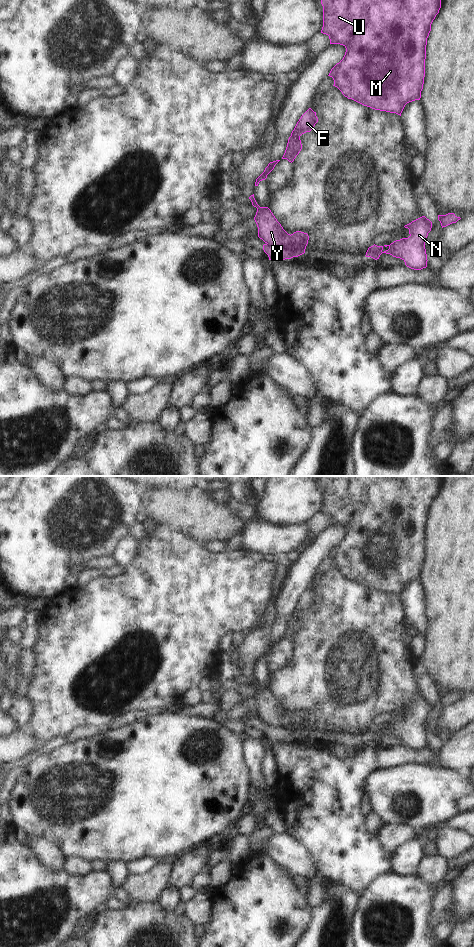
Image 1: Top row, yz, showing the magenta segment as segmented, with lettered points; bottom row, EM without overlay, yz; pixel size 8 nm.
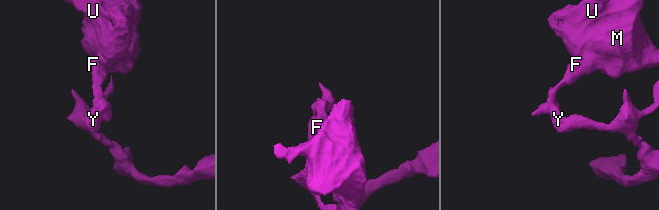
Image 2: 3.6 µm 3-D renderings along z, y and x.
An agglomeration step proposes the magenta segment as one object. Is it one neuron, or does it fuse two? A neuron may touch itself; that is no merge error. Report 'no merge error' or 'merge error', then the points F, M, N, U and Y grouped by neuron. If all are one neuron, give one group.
merge error; F M U Y / N

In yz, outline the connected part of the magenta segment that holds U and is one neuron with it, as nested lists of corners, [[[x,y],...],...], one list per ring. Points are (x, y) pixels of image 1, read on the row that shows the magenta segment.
[[[321,0],[323,27],[330,44],[346,48],[343,59],[330,71],[334,85],[348,99],[375,110],[401,116],[405,105],[420,100],[425,77],[427,38],[439,13],[441,0]]]

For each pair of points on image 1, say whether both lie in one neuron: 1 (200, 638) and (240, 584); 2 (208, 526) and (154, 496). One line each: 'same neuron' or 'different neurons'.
1: same neuron
2: same neuron

